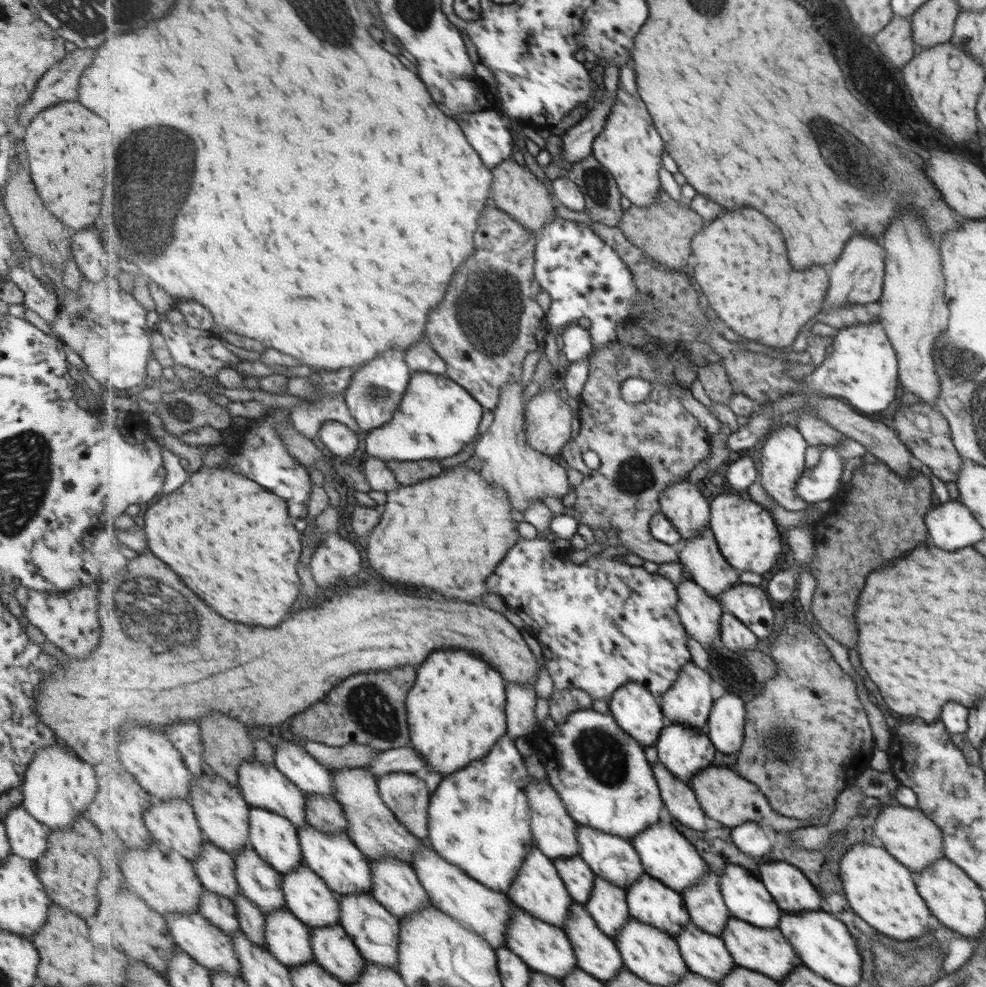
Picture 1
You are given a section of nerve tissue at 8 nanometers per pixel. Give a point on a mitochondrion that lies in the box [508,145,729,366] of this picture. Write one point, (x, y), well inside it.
(596, 182)

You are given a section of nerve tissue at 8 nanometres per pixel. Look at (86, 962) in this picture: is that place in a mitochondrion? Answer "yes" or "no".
no

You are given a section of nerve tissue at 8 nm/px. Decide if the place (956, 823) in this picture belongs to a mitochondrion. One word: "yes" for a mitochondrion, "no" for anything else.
yes

